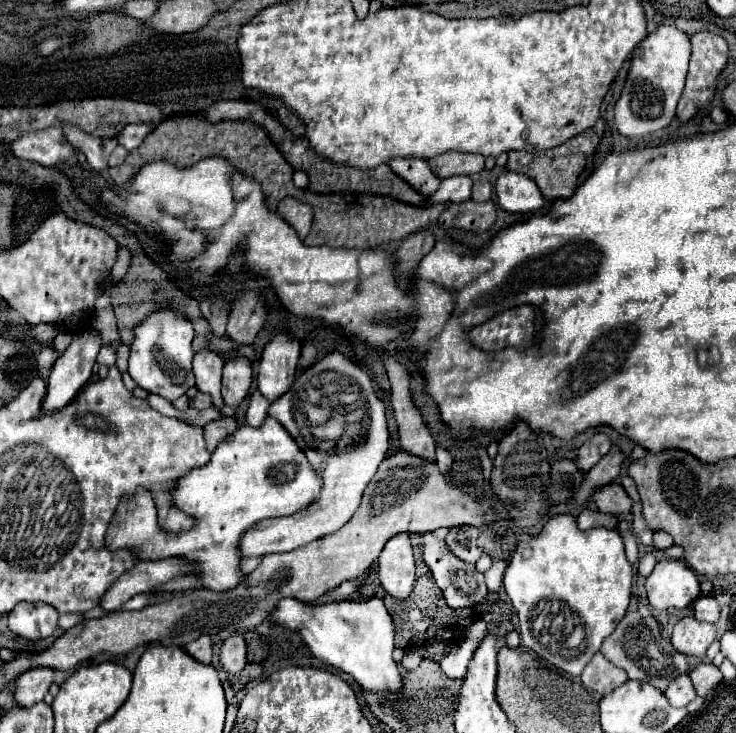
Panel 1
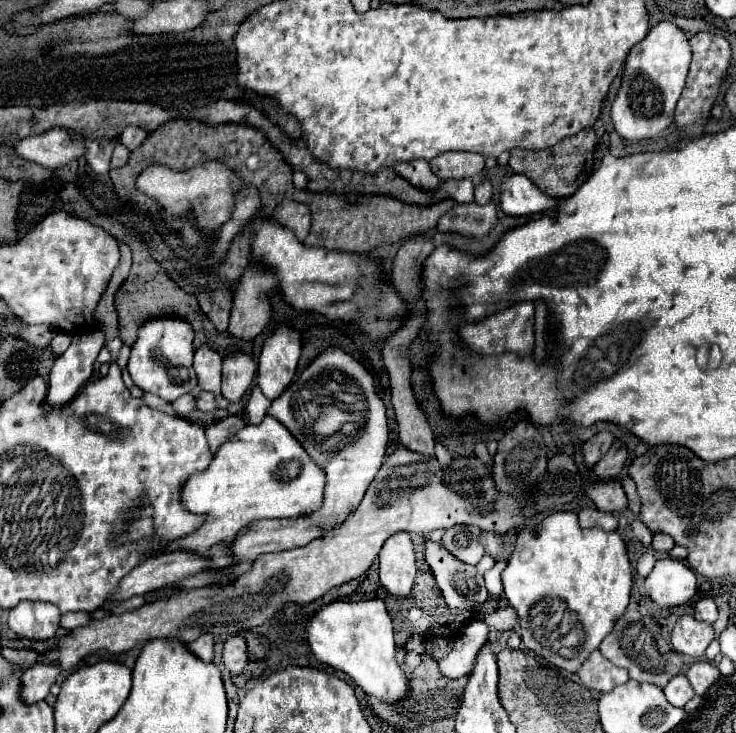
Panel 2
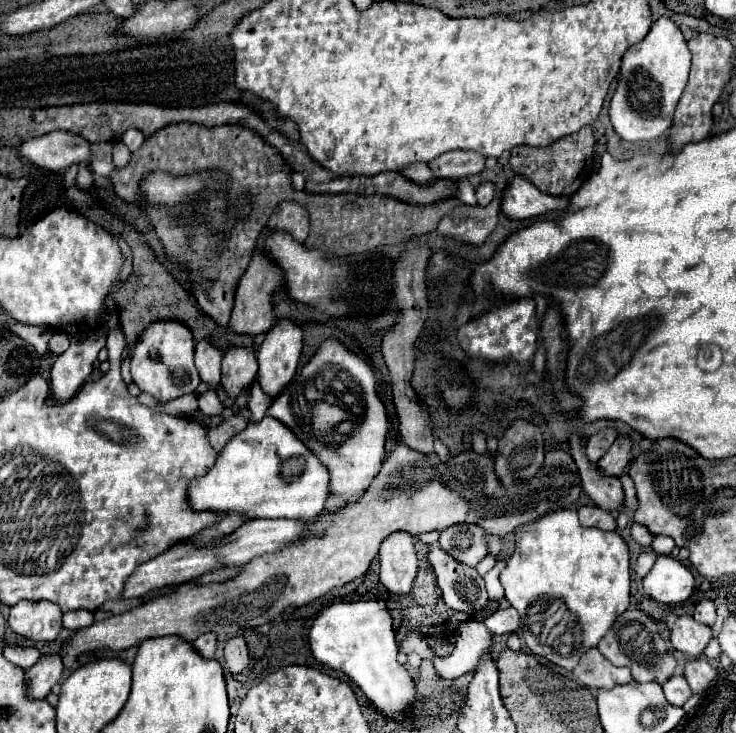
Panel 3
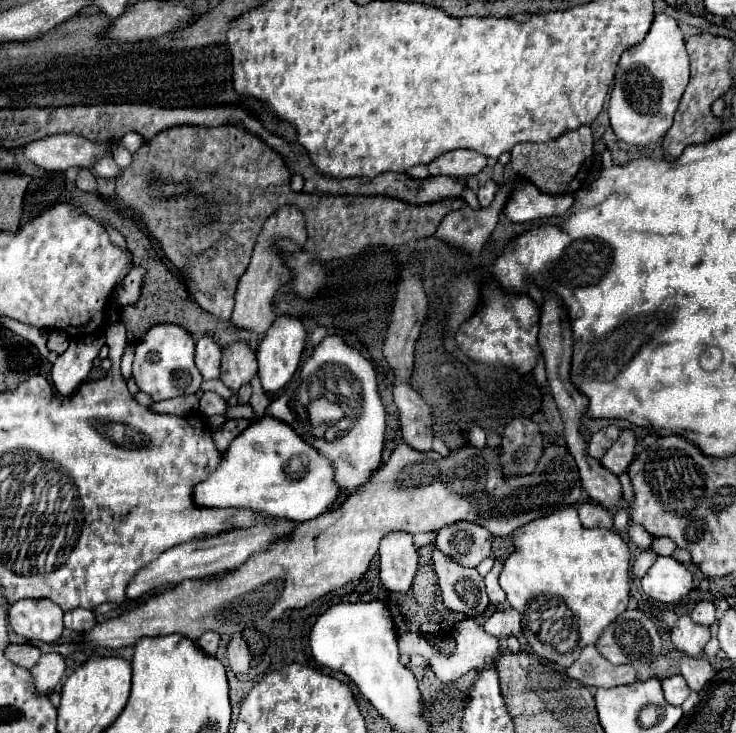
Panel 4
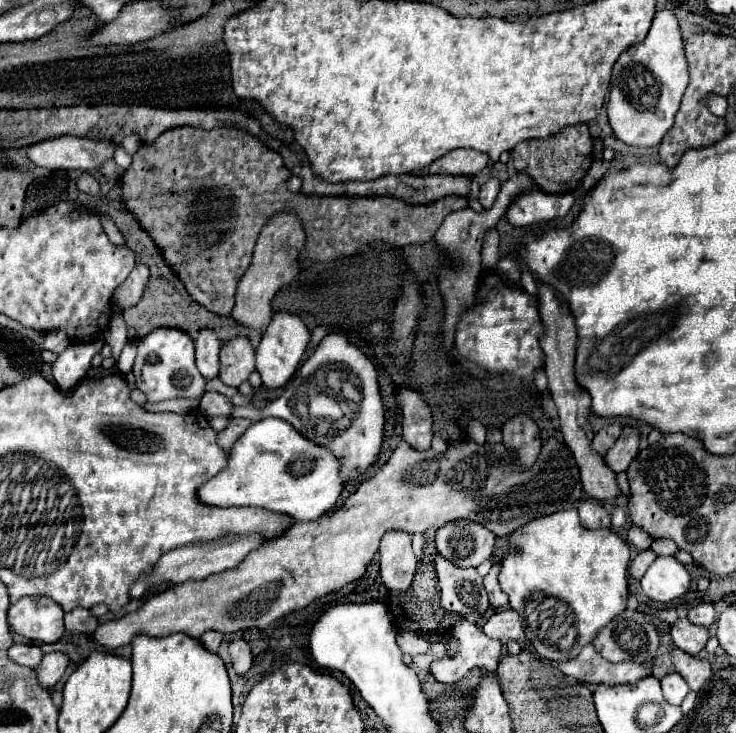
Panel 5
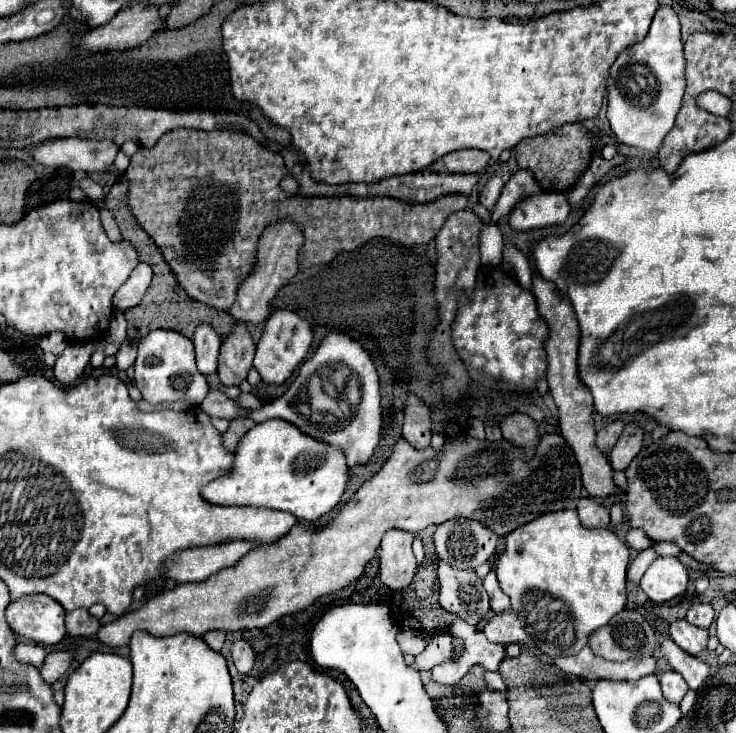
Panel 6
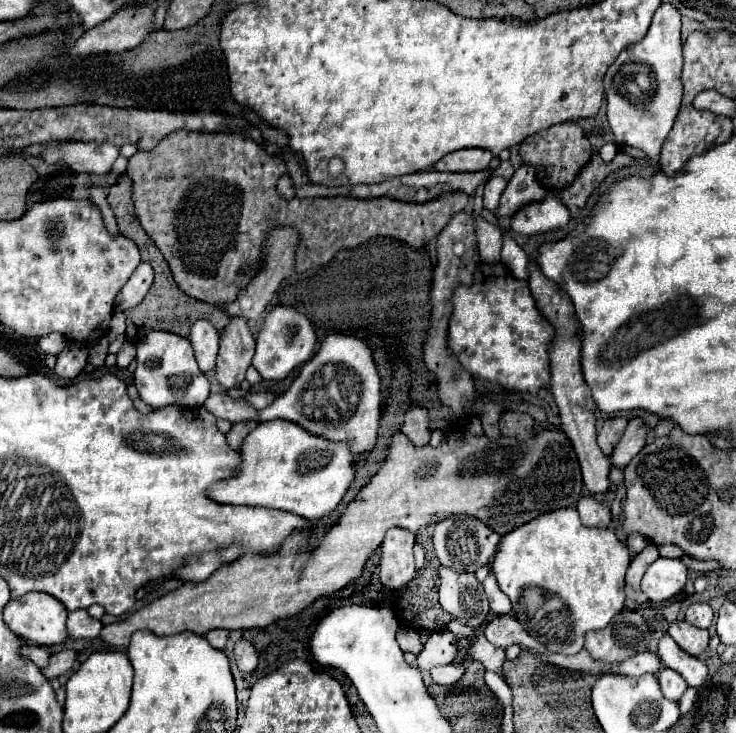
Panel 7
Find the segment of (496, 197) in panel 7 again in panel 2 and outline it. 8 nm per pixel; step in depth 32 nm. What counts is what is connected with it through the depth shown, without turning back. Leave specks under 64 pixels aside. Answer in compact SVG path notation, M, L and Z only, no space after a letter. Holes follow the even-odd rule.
M488 180L480 182L476 188L474 188L474 200L478 204L488 204L492 198L492 184Z

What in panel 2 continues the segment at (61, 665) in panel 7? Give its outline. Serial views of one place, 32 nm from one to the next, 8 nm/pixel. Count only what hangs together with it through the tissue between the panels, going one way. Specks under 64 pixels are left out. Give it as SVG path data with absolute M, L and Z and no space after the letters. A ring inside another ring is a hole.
M34 664L20 676L20 700L24 704L34 704L46 698L50 686L56 682L60 668L56 664Z

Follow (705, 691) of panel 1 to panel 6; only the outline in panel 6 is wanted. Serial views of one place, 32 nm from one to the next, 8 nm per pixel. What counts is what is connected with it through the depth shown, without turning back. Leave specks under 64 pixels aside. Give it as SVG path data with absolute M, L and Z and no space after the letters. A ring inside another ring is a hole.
M670 638L660 642L660 652L668 658L668 664L672 666L672 670L682 674L682 678L686 680L686 684L692 690L698 690L704 684L704 680L710 676L710 666L706 662L676 648L674 640L670 640Z

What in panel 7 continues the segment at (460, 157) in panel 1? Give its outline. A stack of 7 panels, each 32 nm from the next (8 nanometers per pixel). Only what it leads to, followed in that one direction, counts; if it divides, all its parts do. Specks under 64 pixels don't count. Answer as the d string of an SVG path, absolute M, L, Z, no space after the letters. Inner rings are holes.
M466 148L466 150L456 150L444 156L434 164L434 170L440 172L480 172L486 170L492 160L492 154L488 150L480 148Z

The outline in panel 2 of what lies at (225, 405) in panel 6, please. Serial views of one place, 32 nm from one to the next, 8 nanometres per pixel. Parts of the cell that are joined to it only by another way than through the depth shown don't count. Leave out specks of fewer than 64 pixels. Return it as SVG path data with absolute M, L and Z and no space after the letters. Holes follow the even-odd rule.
M200 392L200 394L196 396L196 408L198 408L198 410L202 410L202 412L218 410L216 400L214 400L214 396L212 396L210 392Z

